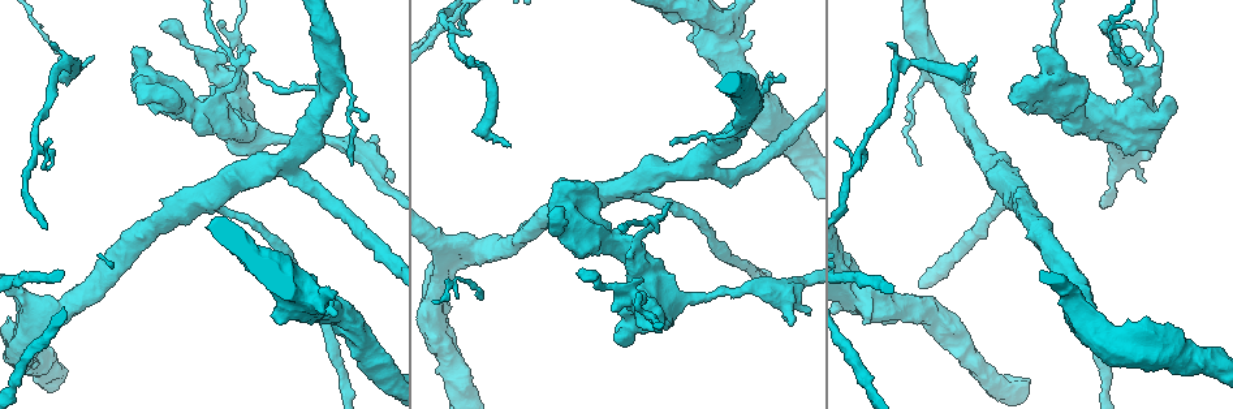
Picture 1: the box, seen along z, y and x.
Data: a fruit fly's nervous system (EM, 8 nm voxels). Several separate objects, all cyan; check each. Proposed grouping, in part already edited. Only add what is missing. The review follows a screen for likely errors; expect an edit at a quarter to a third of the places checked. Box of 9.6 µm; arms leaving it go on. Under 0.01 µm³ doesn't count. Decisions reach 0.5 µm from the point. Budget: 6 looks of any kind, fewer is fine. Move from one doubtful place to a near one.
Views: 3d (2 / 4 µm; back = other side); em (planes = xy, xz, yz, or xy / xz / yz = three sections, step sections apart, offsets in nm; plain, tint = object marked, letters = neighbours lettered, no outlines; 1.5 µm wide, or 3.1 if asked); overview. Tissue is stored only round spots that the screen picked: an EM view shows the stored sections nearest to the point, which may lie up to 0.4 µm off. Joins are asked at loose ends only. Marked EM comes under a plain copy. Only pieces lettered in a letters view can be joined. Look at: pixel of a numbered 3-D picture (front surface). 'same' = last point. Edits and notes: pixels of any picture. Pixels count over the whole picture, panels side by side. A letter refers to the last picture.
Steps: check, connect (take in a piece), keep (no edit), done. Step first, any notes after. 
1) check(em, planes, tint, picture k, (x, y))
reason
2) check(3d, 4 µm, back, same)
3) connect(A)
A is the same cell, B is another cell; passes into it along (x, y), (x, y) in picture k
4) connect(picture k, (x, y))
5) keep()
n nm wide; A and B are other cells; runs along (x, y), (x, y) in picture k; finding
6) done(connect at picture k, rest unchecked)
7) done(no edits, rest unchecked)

check(em, xy, step 8, letters, picture 1, (509, 146))
free end

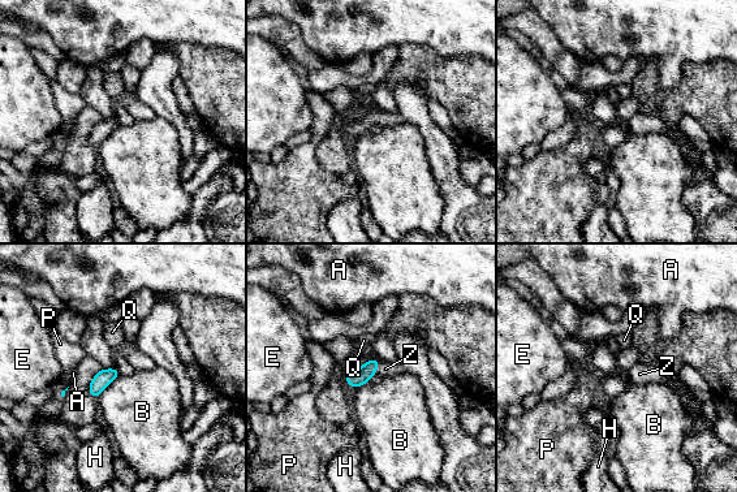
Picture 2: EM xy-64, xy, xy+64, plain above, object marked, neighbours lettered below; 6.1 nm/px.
connect(picture 2, (386, 368))
Z is the same cell, A, B, E, H, P and Q are other cells; it goes on there

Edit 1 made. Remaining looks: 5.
check(3d, 2 µm, picture 1, (577, 272))

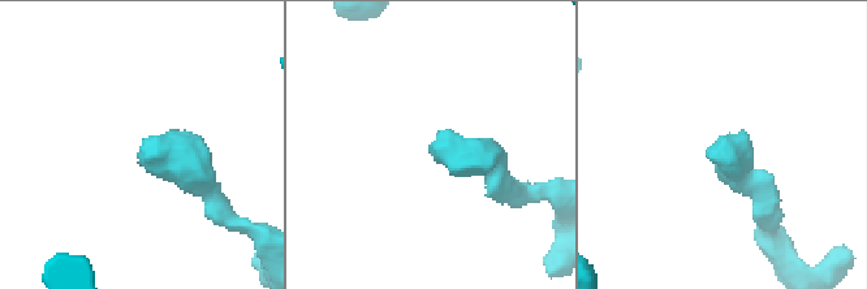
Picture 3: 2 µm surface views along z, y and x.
check(em, planes, letters, picture 3, (434, 142))
now the EM

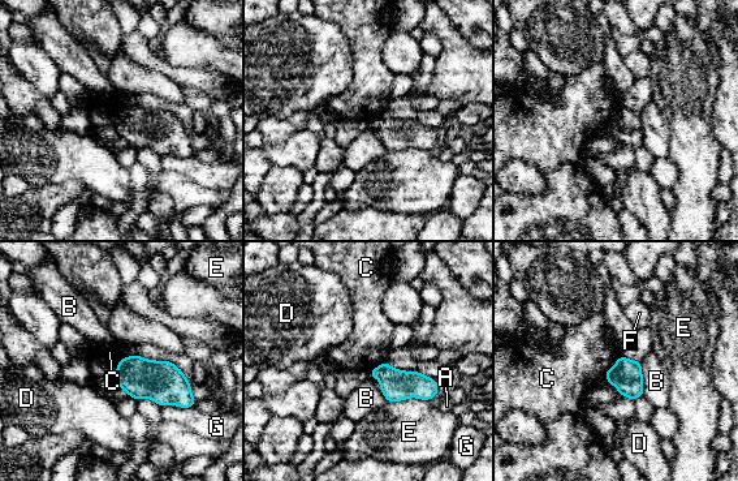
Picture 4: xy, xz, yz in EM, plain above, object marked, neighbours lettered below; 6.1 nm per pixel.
keep()
A, B, C, D, E, F and G are other cells; border along (621, 356), (605, 372), (604, 378) in picture 4; no lettered piece goes on from it

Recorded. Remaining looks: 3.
check(3d, 4 µm, picture 1, (374, 134))
branch stops here

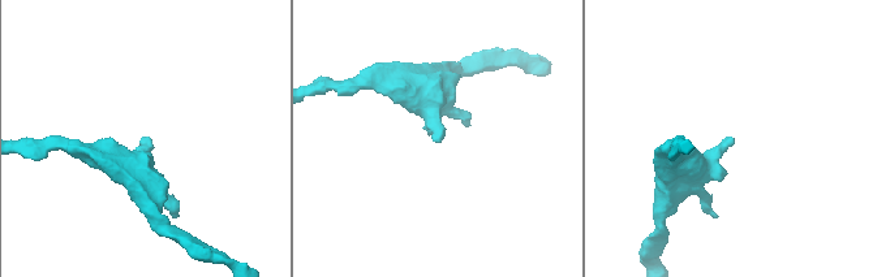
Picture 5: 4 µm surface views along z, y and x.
check(em, xz, step 4, letters, picture 5, (731, 141))
shape alone is not enough

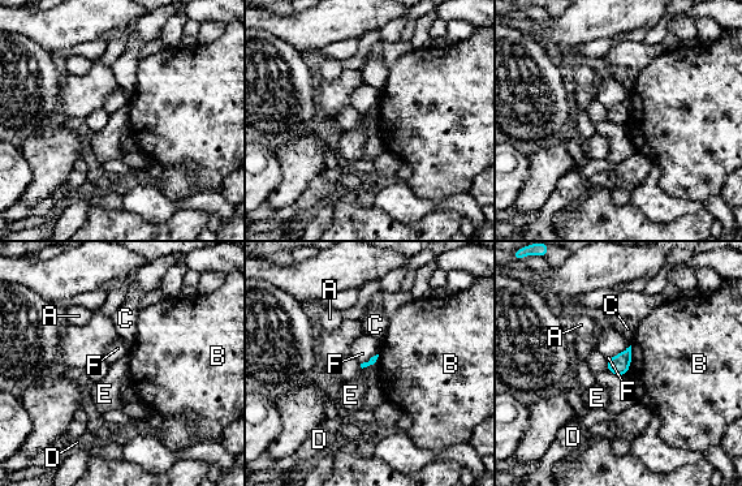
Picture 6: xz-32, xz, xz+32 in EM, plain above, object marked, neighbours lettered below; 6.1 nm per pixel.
check(em, planes, letters, same)

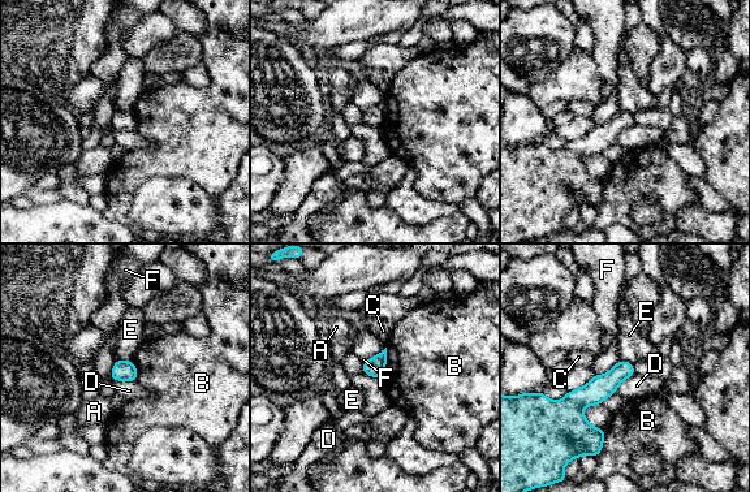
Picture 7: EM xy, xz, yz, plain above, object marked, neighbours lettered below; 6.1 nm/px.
keep()
A, B, C, D, E and F are other cells; none of them fits

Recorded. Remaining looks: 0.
done(connect at picture 2, rest unchecked)

